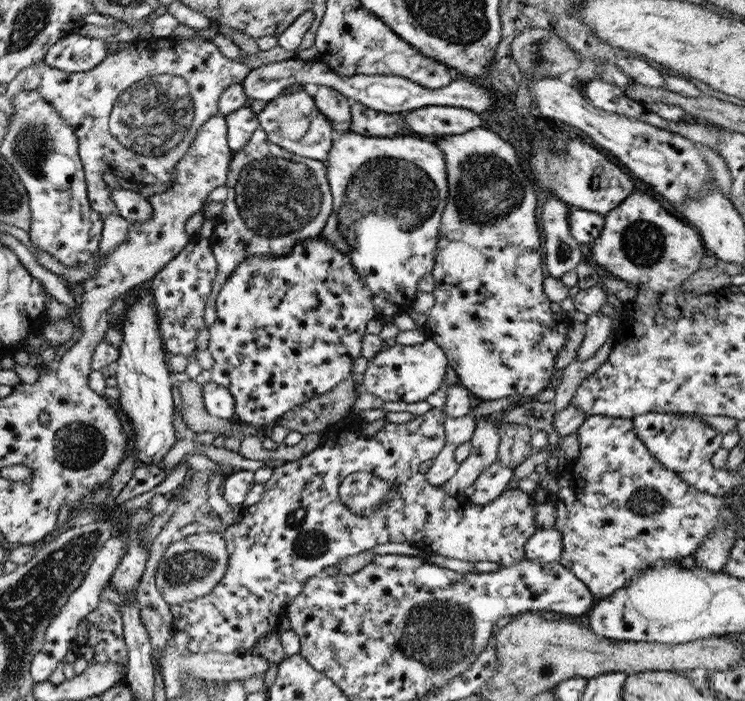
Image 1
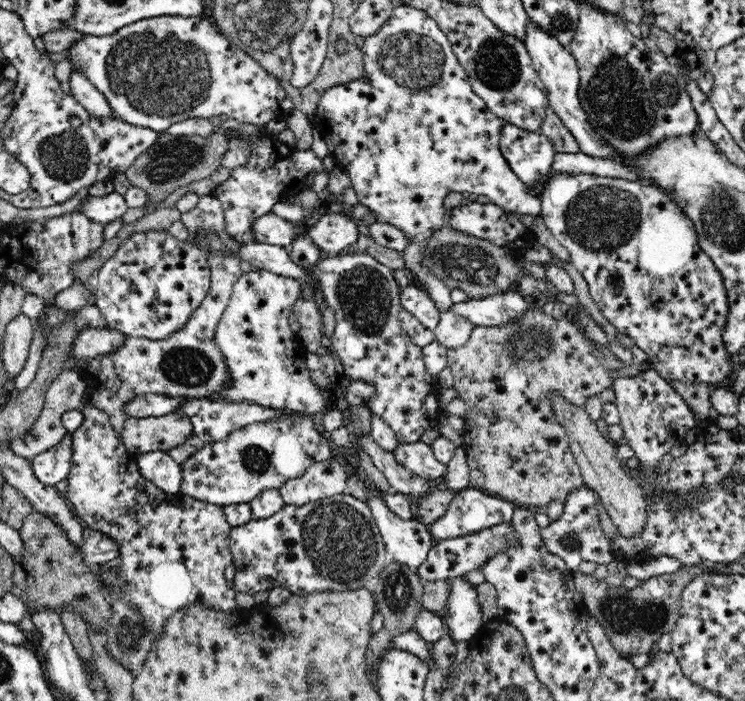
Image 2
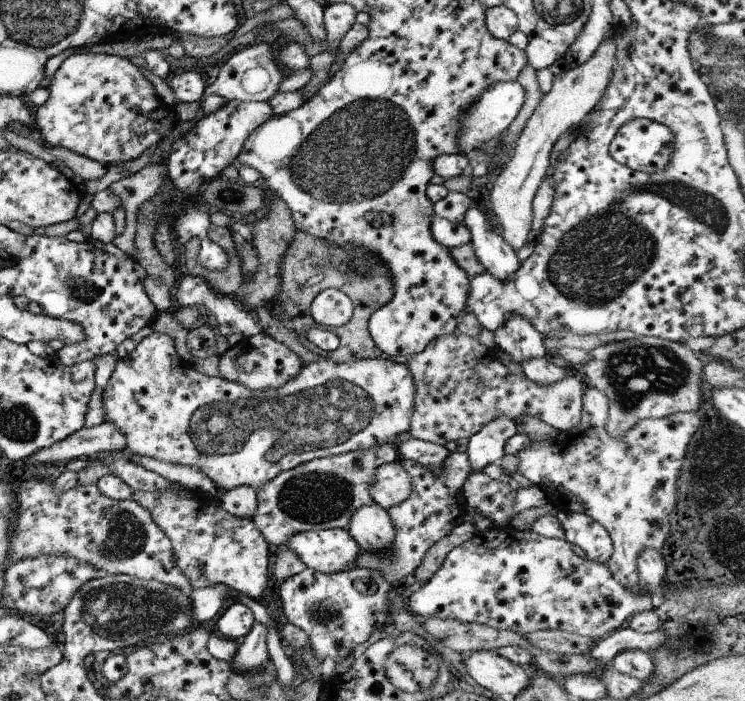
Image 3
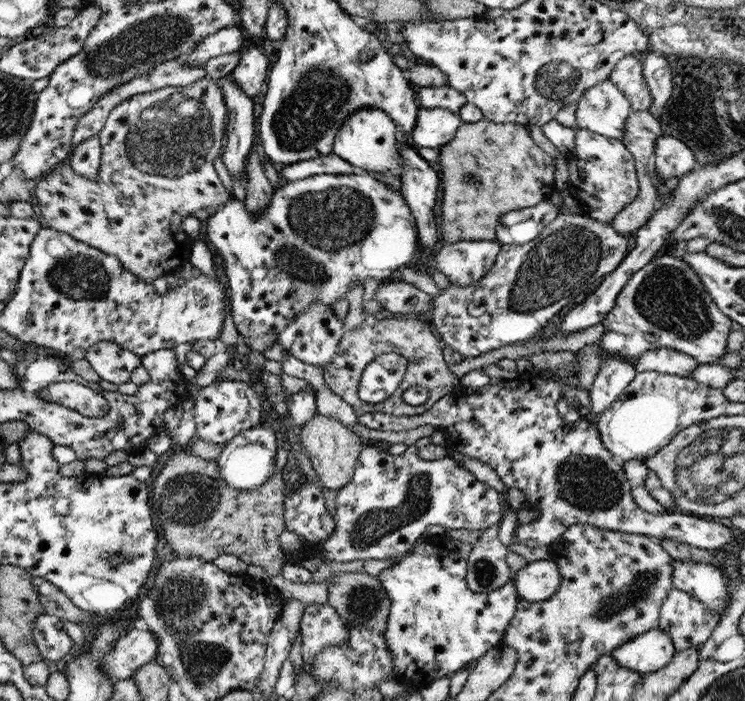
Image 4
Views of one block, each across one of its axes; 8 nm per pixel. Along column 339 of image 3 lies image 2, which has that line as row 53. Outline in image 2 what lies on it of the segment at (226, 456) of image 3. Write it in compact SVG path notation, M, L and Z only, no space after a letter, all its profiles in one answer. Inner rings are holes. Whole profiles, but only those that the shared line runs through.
M406 4L400 7L396 6L390 19L381 26L380 30L365 38L361 49L363 50L364 72L358 78L346 84L330 87L322 93L315 114L314 128L320 131L320 136L328 147L328 154L332 156L336 165L350 176L353 189L358 195L359 204L373 212L375 221L396 226L406 235L407 243L401 251L406 270L409 270L417 280L421 280L419 285L430 295L440 312L448 311L453 303L450 299L451 289L444 285L442 280L434 276L434 272L430 271L430 268L426 267L426 263L424 263L426 246L428 246L432 234L438 232L446 224L444 220L444 214L447 212L444 204L446 196L450 192L469 192L473 198L482 194L482 196L488 196L492 203L496 203L508 212L531 215L540 214L541 203L538 196L534 197L528 193L528 186L512 172L506 159L502 156L502 152L498 149L498 137L500 127L504 124L504 121L498 118L472 90L464 67L453 53L453 48L447 36L440 30L434 19L422 10L414 9Z

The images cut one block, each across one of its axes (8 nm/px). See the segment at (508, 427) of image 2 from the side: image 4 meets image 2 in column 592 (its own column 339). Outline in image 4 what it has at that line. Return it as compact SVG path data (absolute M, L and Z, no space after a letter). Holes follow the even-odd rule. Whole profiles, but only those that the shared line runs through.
M390 315L377 317L375 325L368 326L365 323L357 328L342 332L341 339L335 348L335 354L331 361L325 365L322 372L322 380L333 394L341 398L355 412L367 413L373 409L379 414L395 417L411 417L424 414L435 402L454 388L459 388L458 379L449 371L449 368L441 355L443 343L433 332L427 320L412 315ZM381 354L397 354L406 360L406 370L401 383L393 391L390 399L385 399L374 408L365 407L357 396L357 389L361 373L366 365L369 365ZM413 387L423 387L427 390L426 399L419 405L409 405L403 401L404 390Z

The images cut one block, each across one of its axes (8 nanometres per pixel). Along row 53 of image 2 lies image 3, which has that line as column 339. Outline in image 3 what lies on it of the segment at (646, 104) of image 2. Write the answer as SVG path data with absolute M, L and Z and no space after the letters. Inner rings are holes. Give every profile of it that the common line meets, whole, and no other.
M305 567L283 580L279 600L289 623L303 630L316 660L333 659L338 664L374 630L387 623L387 593L392 583L377 570L351 567L335 574L321 574Z

